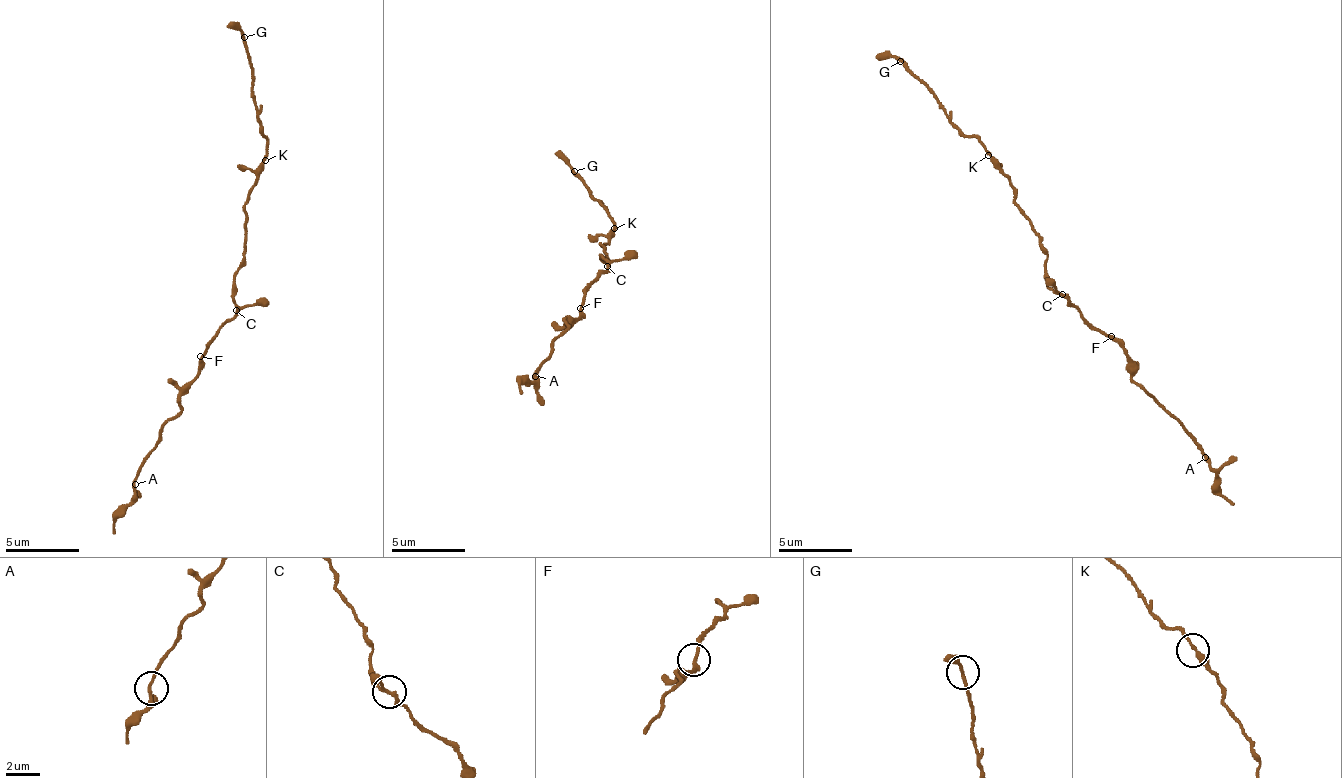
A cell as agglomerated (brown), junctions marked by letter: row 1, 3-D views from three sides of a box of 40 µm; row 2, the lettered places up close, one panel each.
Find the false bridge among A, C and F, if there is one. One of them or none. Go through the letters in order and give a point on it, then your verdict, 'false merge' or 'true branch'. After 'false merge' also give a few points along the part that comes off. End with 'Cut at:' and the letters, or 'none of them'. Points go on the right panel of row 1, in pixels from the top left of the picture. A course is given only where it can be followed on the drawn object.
A: (1205, 457) | true branch
C: (1062, 294) | true branch
F: (1111, 336) | true branch
Cut at: none of them

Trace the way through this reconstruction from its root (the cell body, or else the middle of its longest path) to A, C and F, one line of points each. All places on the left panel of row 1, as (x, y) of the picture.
A: (233, 289), (235, 312), (206, 344), (199, 373), (180, 397), (178, 412), (162, 429), (135, 484)
C: (233, 289), (235, 312)
F: (233, 289), (235, 312), (206, 344), (200, 356)

